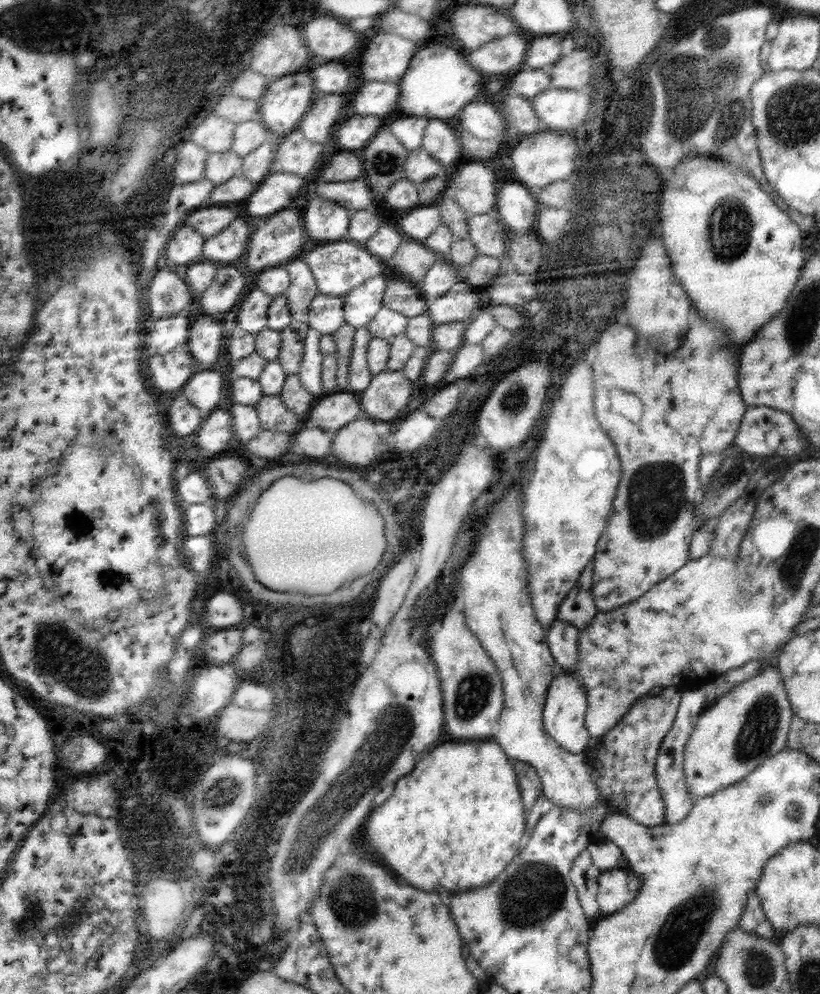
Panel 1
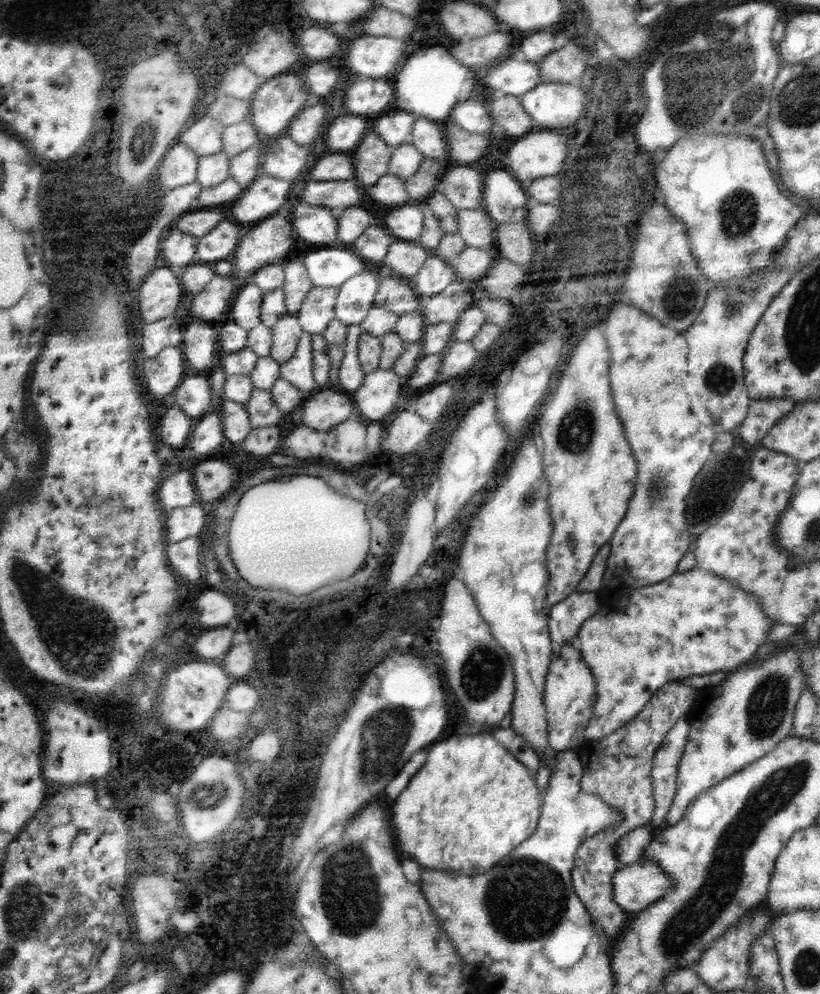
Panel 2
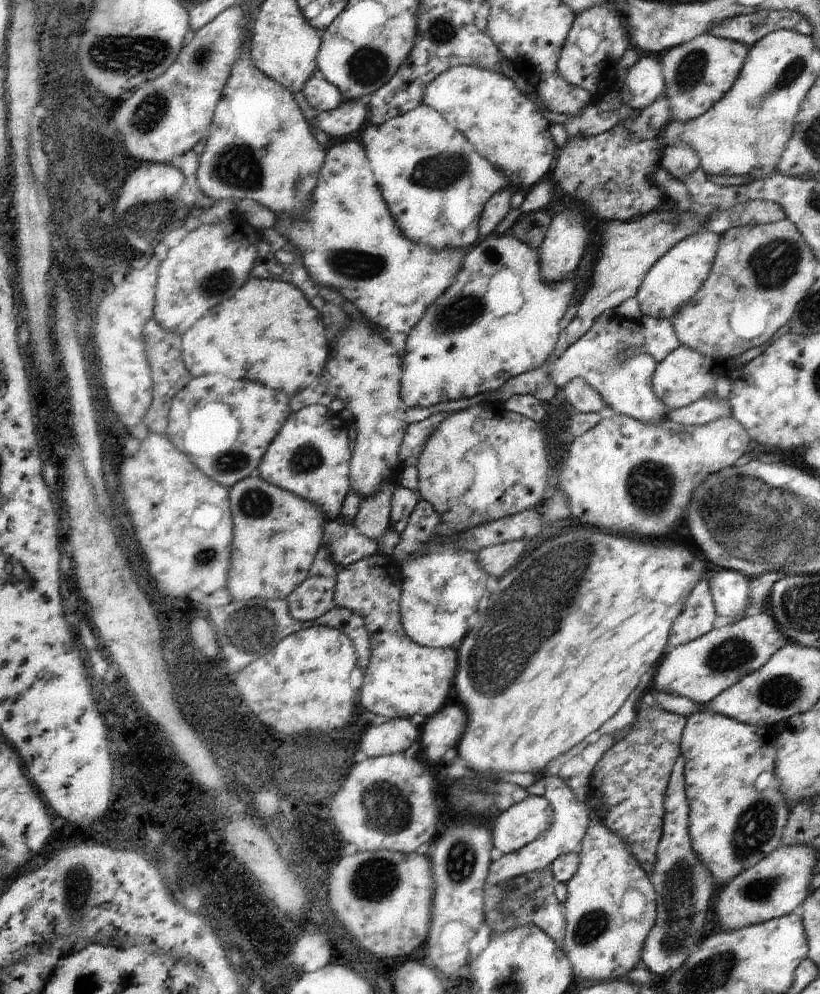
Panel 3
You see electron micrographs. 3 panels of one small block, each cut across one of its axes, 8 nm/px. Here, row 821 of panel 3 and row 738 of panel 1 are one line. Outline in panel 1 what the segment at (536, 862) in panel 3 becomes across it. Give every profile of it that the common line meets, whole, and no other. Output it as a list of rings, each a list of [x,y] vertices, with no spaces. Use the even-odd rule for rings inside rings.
[[[558,670],[558,676],[547,686],[547,697],[542,714],[544,730],[553,736],[560,747],[572,754],[582,753],[591,738],[586,730],[585,714],[588,710],[587,695],[572,671]]]

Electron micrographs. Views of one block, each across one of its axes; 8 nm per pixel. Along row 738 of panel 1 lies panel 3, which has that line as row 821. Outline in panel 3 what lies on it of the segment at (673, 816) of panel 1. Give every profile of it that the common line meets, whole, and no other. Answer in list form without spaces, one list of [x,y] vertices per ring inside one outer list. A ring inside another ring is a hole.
[[[682,755],[676,759],[664,793],[663,831],[657,846],[655,867],[649,878],[657,892],[657,917],[645,938],[640,962],[660,978],[668,978],[697,949],[700,934],[704,931],[704,921],[708,918],[710,898],[718,888],[709,870],[692,850],[689,839],[689,804],[685,793],[684,761]]]

